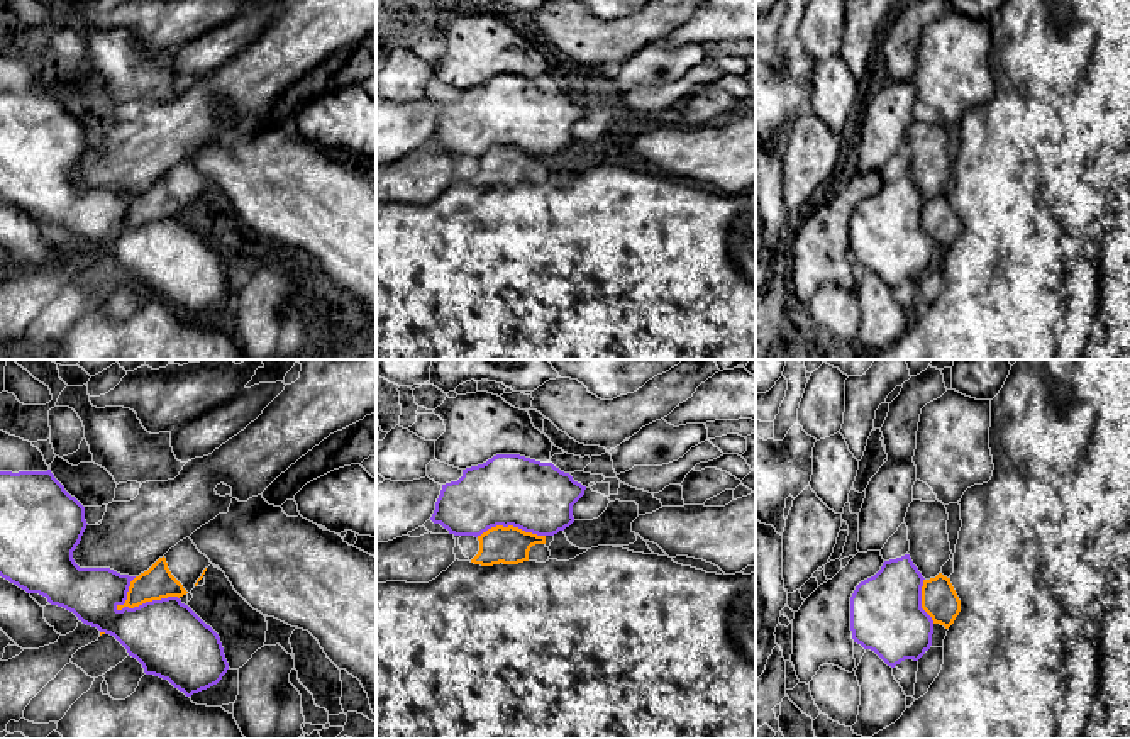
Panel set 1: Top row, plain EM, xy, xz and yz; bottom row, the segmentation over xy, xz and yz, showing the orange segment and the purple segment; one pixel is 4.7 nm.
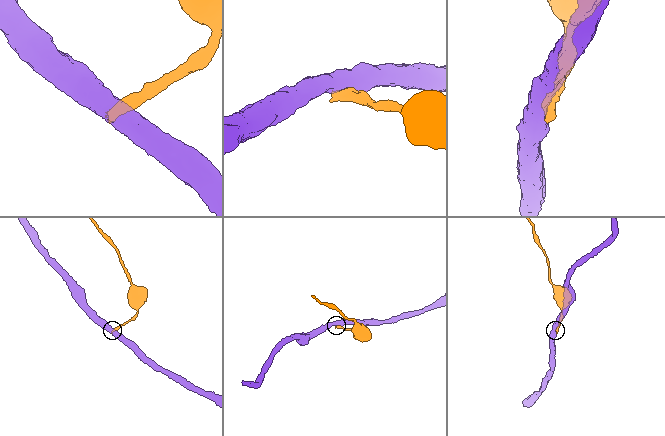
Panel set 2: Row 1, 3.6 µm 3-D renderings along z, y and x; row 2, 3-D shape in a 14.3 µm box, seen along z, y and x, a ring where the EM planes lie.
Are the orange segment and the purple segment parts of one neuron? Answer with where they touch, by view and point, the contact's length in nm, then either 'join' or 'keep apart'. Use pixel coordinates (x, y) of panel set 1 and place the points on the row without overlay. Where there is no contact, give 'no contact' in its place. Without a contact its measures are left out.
xy (146, 221) | 300 nm | keep apart

